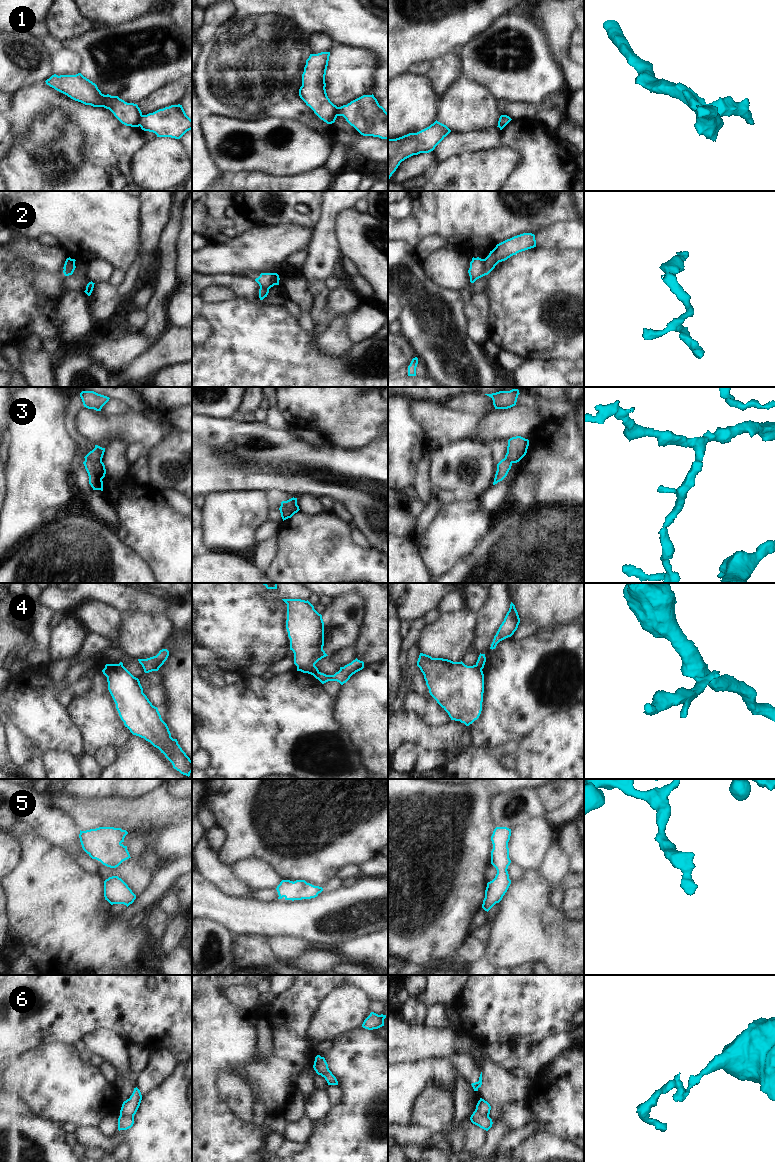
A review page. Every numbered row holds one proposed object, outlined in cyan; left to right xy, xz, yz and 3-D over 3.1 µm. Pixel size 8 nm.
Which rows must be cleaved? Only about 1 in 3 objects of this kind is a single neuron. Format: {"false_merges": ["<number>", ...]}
{"false_merges": ["1", "2", "3", "4", "6"]}

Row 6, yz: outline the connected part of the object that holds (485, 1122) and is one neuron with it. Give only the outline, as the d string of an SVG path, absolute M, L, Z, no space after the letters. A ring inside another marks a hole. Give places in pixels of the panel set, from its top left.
M475 1109L473 1114L471 1115L470 1120L473 1124L479 1126L486 1131L488 1131L493 1124L492 1119L489 1117L489 1115L482 1116L479 1114L477 1109Z

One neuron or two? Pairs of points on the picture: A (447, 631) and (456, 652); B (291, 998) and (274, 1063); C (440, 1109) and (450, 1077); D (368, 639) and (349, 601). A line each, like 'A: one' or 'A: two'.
A: one
B: one
C: two
D: two

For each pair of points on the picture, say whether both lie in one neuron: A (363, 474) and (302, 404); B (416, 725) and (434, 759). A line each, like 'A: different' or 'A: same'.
A: different
B: different

